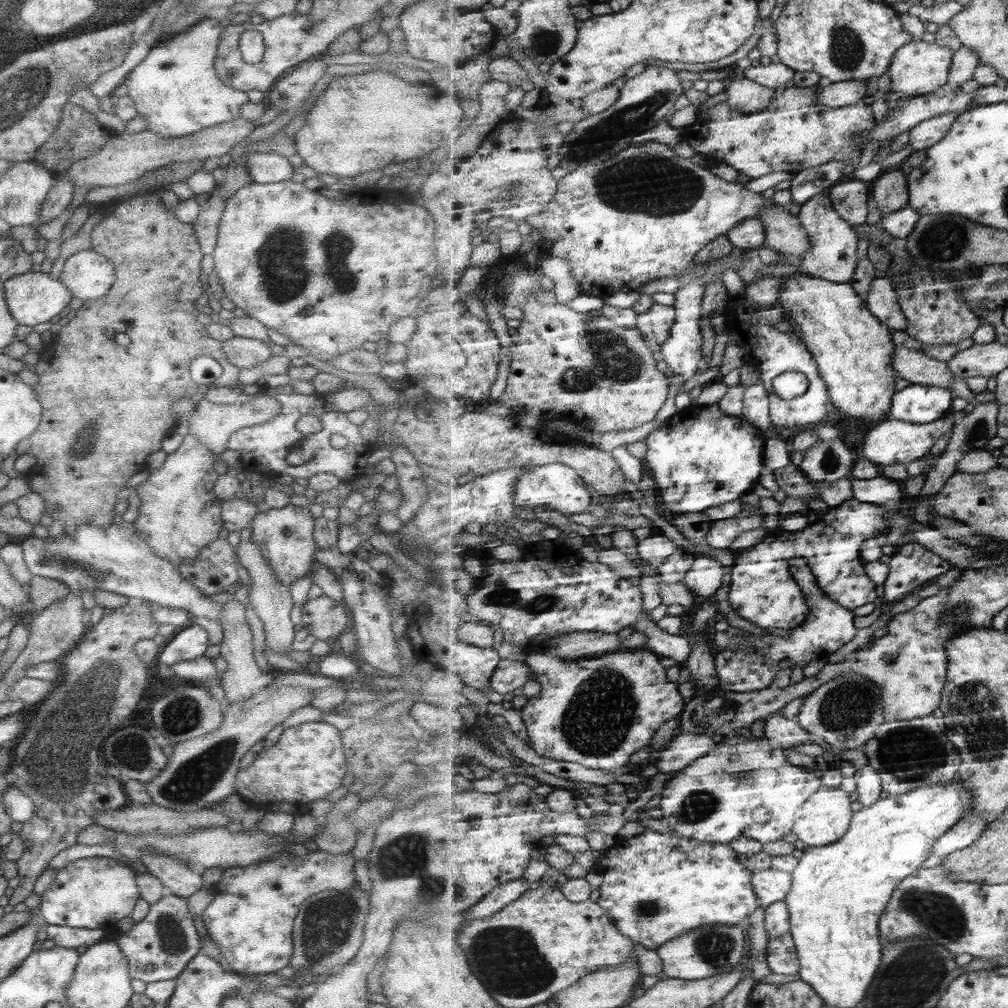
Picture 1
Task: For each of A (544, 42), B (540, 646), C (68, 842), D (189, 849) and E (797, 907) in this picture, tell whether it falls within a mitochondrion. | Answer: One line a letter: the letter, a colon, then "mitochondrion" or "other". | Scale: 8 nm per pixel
A: mitochondrion
B: other
C: other
D: other
E: other

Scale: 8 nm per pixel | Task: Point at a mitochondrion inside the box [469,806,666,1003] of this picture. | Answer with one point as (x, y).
(645, 909)

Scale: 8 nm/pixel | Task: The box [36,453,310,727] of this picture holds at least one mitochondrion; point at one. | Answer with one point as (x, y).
(60, 563)

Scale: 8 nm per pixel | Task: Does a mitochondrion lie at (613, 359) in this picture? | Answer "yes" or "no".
yes

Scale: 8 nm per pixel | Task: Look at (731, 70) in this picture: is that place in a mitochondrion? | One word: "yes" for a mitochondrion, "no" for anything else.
no

